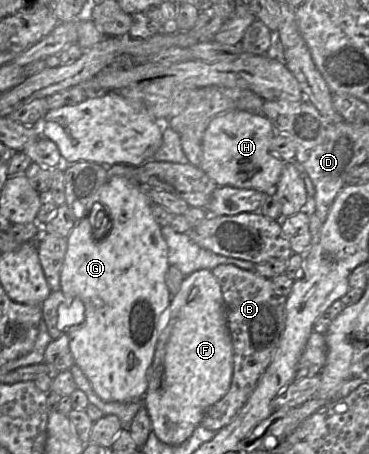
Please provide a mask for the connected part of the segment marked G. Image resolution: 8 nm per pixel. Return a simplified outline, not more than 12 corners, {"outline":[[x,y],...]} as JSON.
{"outline":[[112,176],[77,221],[61,291],[75,364],[143,401],[172,295],[144,186]]}

